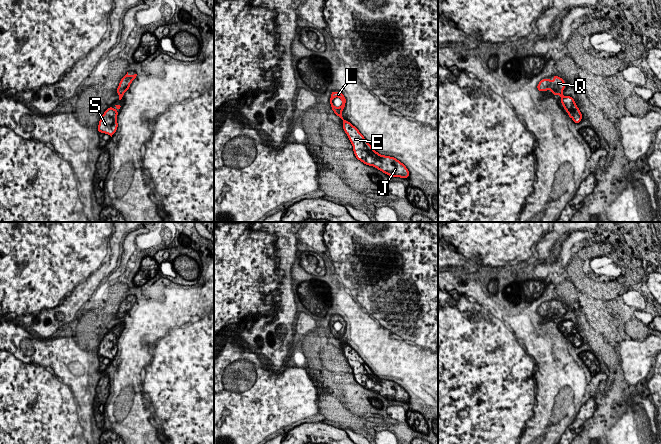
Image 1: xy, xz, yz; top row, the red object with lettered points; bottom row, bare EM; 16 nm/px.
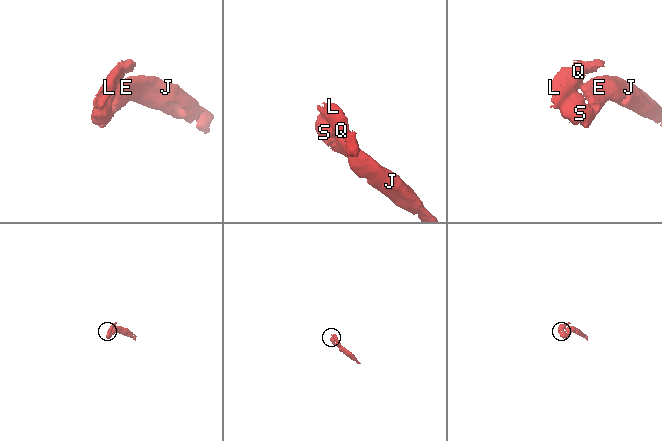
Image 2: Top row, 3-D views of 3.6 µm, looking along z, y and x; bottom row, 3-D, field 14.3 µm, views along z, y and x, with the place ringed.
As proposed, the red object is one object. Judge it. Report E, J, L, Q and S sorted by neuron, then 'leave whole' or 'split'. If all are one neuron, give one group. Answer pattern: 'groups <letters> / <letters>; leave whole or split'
groups E J S / L Q; split

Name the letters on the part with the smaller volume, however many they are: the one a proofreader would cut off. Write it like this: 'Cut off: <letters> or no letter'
Cut off: L, Q

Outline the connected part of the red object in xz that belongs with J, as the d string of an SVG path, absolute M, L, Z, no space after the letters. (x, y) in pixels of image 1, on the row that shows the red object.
M345 121L343 129L353 146L354 154L358 160L366 165L374 166L388 176L409 178L409 171L403 163L394 157L376 152L359 130L350 122Z

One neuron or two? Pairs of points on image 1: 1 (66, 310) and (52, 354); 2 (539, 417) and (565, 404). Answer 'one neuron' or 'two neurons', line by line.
1: two neurons
2: one neuron

